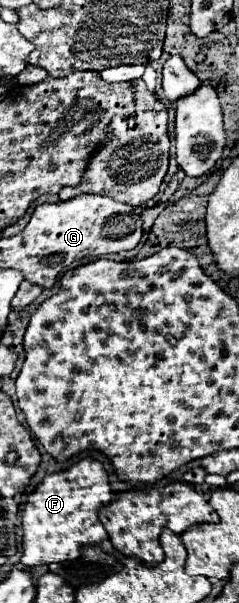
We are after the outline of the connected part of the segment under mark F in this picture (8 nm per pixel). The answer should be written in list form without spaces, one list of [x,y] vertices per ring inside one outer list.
[[[82,459],[68,471],[44,477],[38,489],[28,495],[28,503],[22,513],[24,539],[20,561],[28,567],[74,561],[82,555],[82,547],[100,545],[104,539],[108,539],[108,533],[98,521],[98,511],[112,503],[112,499],[114,493],[110,489],[108,475],[94,459]]]

